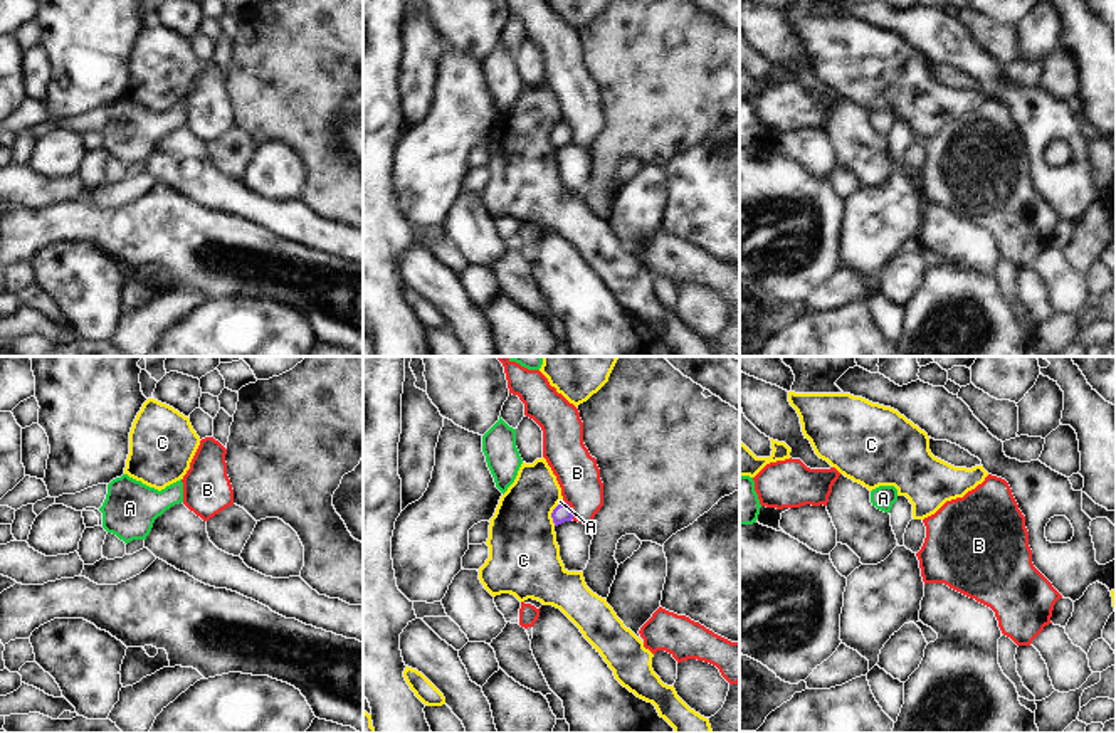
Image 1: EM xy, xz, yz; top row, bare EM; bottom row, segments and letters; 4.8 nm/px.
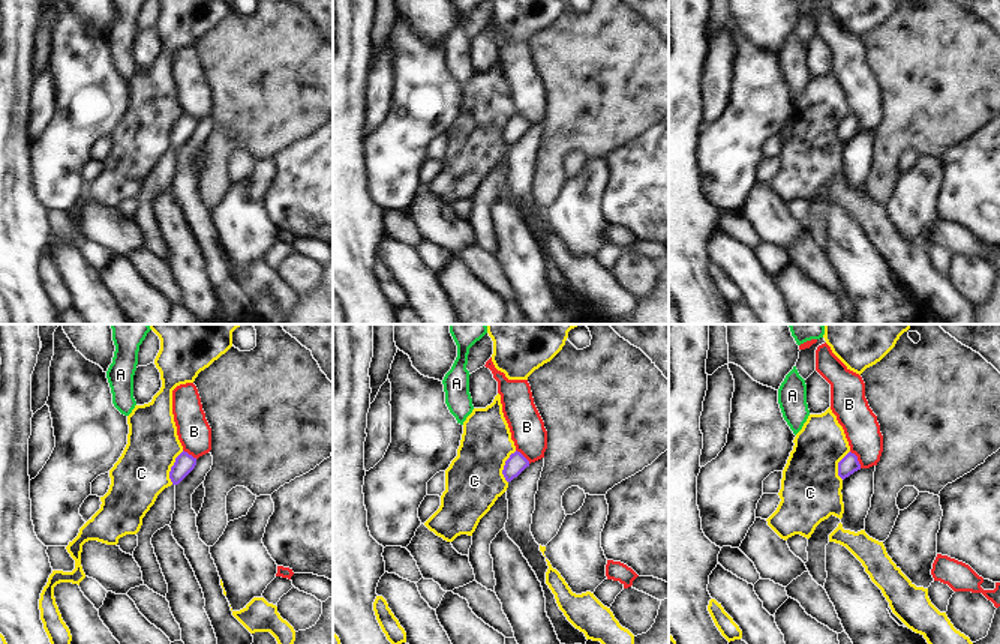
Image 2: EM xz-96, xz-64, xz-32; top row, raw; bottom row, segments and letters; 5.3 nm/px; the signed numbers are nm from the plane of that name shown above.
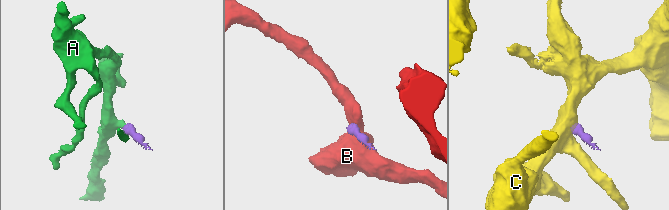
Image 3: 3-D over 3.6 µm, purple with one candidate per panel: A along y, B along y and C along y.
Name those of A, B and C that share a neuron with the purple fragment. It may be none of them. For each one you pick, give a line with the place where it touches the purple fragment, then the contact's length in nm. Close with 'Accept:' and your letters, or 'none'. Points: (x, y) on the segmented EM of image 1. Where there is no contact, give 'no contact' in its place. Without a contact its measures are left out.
A: meets purple in xz at (560, 505); contact 40 nm long
Accept: A

